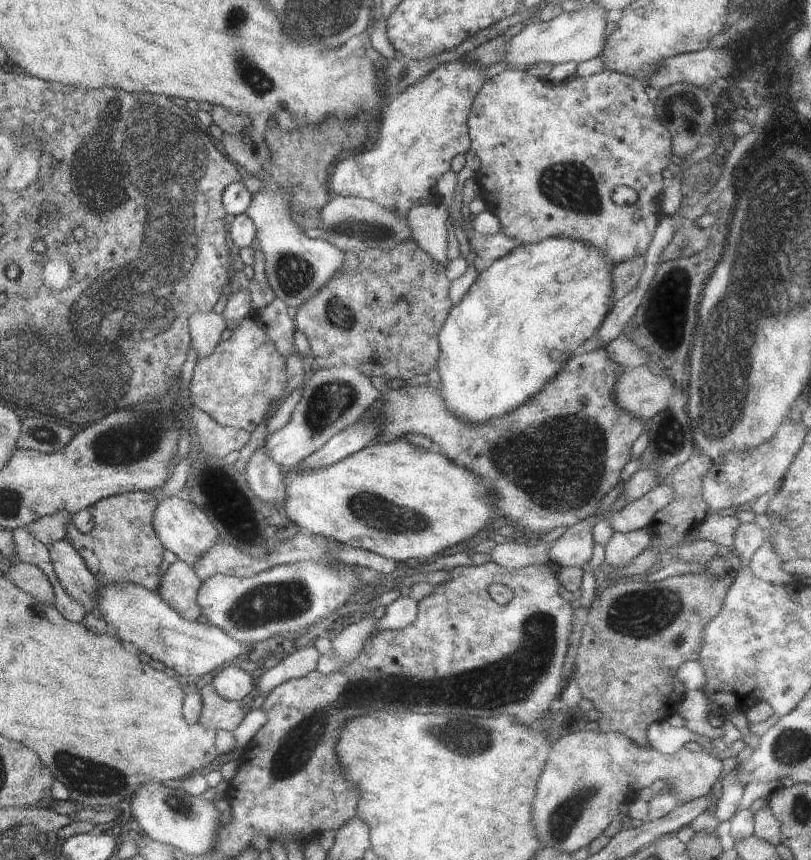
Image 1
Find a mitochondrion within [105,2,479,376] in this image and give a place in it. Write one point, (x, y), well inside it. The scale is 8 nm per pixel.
(259, 81)

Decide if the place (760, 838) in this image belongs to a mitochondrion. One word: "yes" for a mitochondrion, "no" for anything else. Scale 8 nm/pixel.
no

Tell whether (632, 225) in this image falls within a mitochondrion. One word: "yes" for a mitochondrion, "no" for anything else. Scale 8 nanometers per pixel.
no

